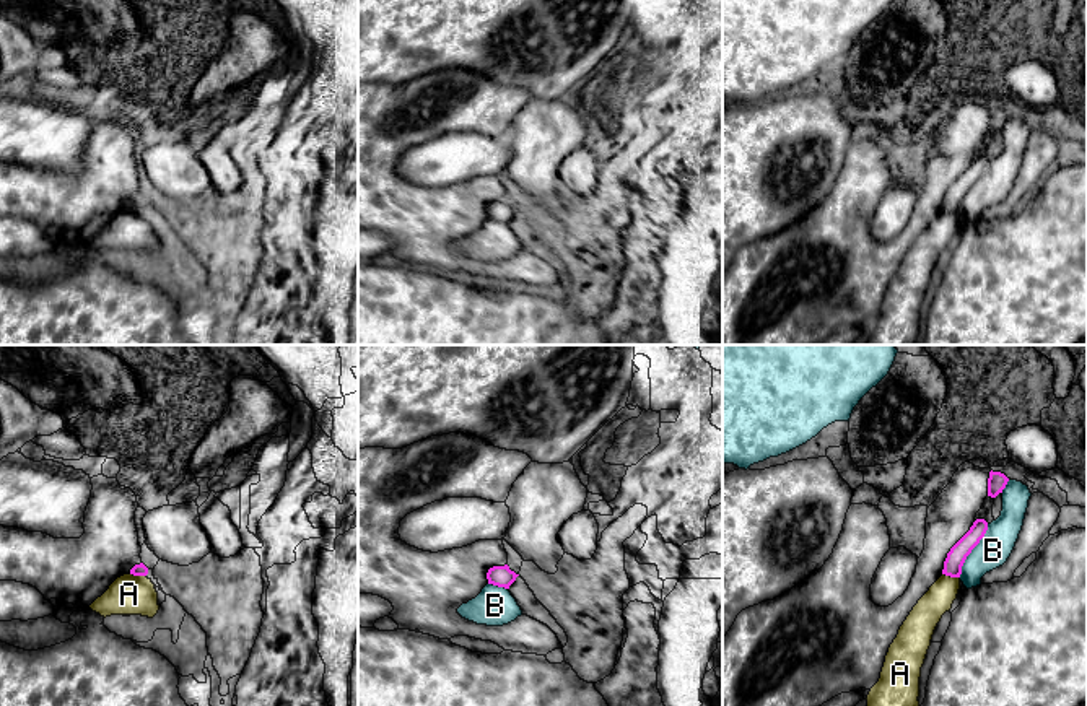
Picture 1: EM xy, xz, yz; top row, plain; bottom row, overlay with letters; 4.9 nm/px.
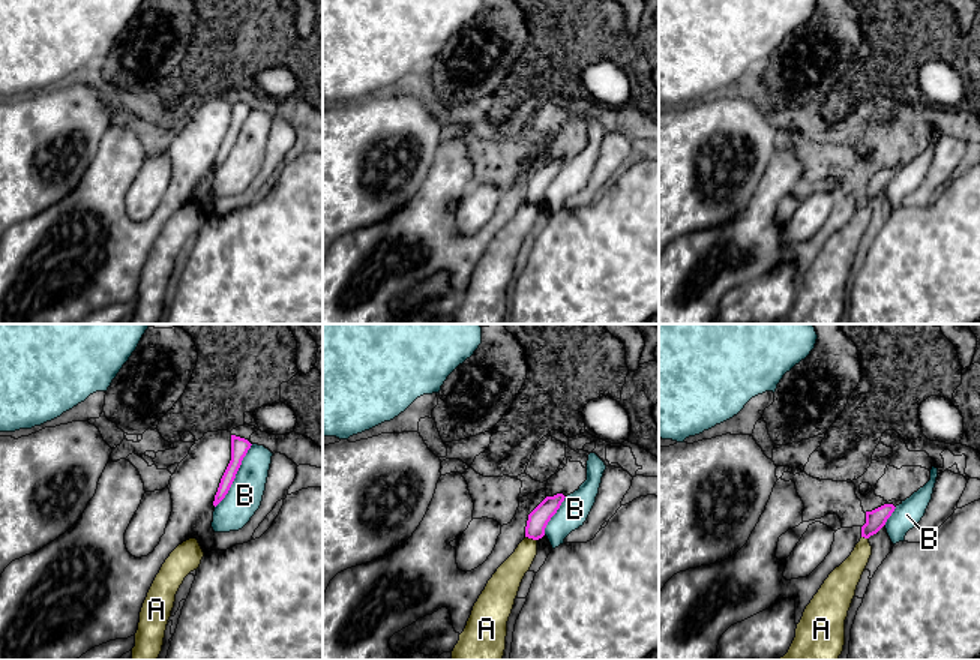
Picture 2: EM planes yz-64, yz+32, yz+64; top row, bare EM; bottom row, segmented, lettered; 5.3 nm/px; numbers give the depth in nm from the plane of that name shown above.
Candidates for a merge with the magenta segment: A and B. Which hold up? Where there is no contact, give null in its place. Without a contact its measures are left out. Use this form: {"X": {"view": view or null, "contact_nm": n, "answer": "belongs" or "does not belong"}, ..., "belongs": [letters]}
{"A": {"view": "yz", "contact_nm": 90, "answer": "does not belong"}, "B": {"view": "yz", "contact_nm": 300, "answer": "does not belong"}, "belongs": []}

